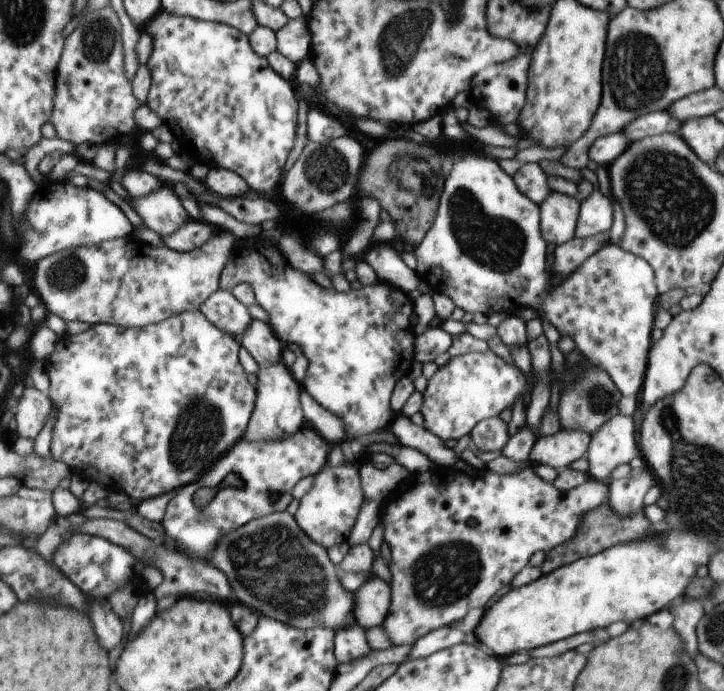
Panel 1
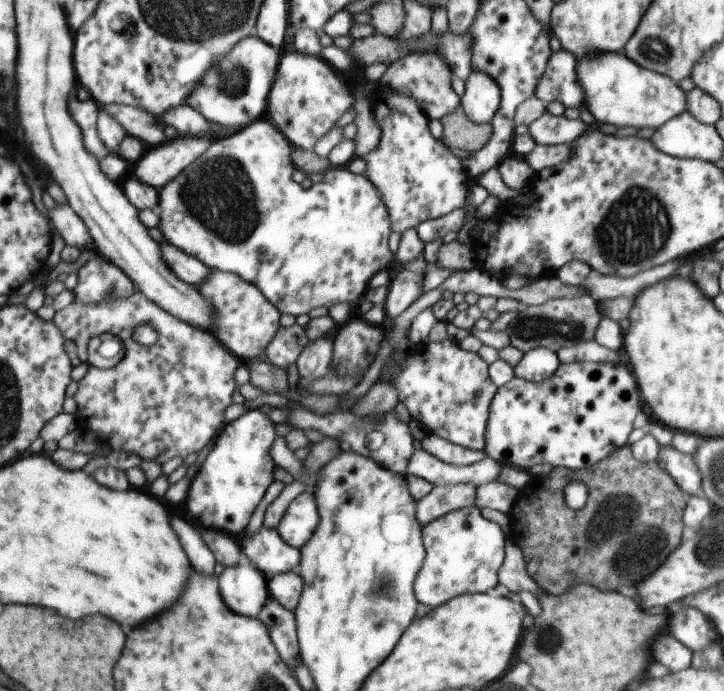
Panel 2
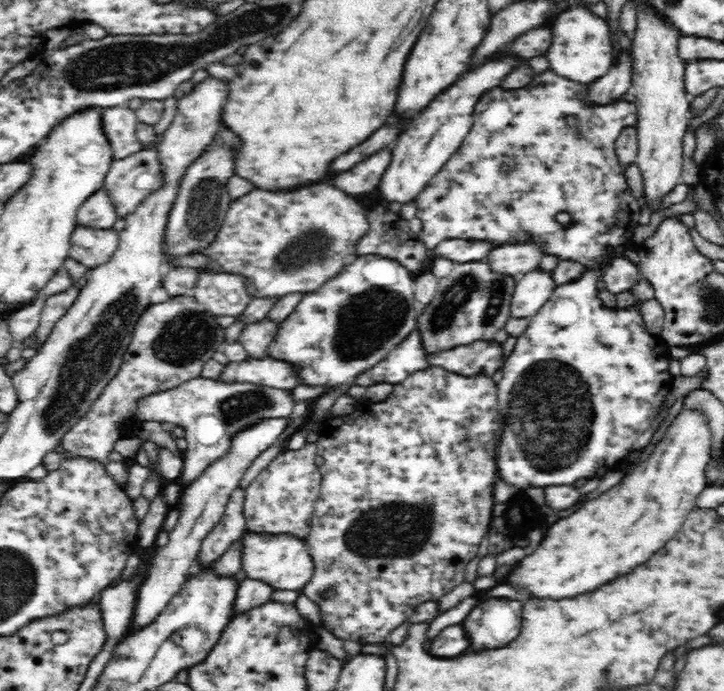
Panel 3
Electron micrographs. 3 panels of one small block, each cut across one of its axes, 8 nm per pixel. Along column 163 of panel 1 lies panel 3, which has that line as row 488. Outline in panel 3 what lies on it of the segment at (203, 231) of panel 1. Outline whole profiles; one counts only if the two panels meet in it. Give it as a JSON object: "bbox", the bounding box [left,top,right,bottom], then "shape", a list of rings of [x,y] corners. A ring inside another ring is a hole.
{"bbox":[197,486,246,570],"shape":[[[239,486],[229,495],[228,504],[226,504],[225,513],[217,526],[206,536],[202,542],[202,552],[198,556],[197,570],[201,568],[212,568],[213,564],[222,554],[228,552],[238,538],[242,538],[246,530],[246,518],[243,512],[245,501],[245,489]]]}

